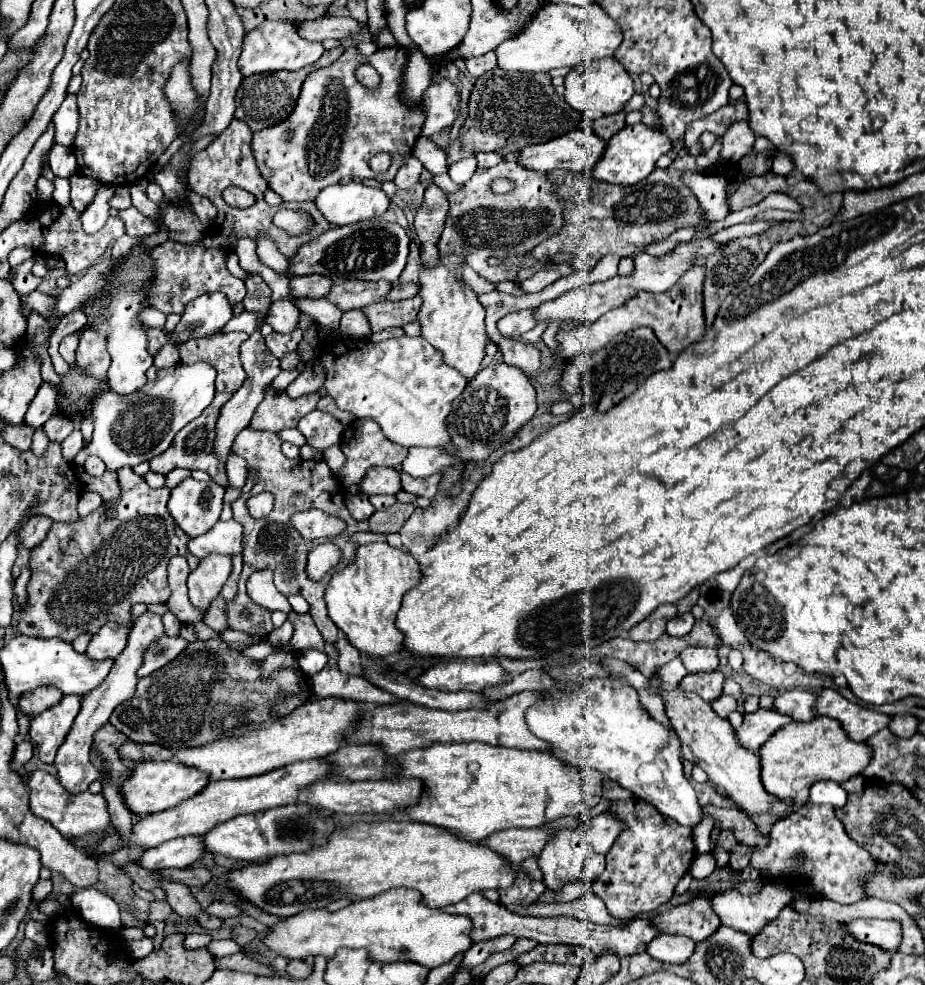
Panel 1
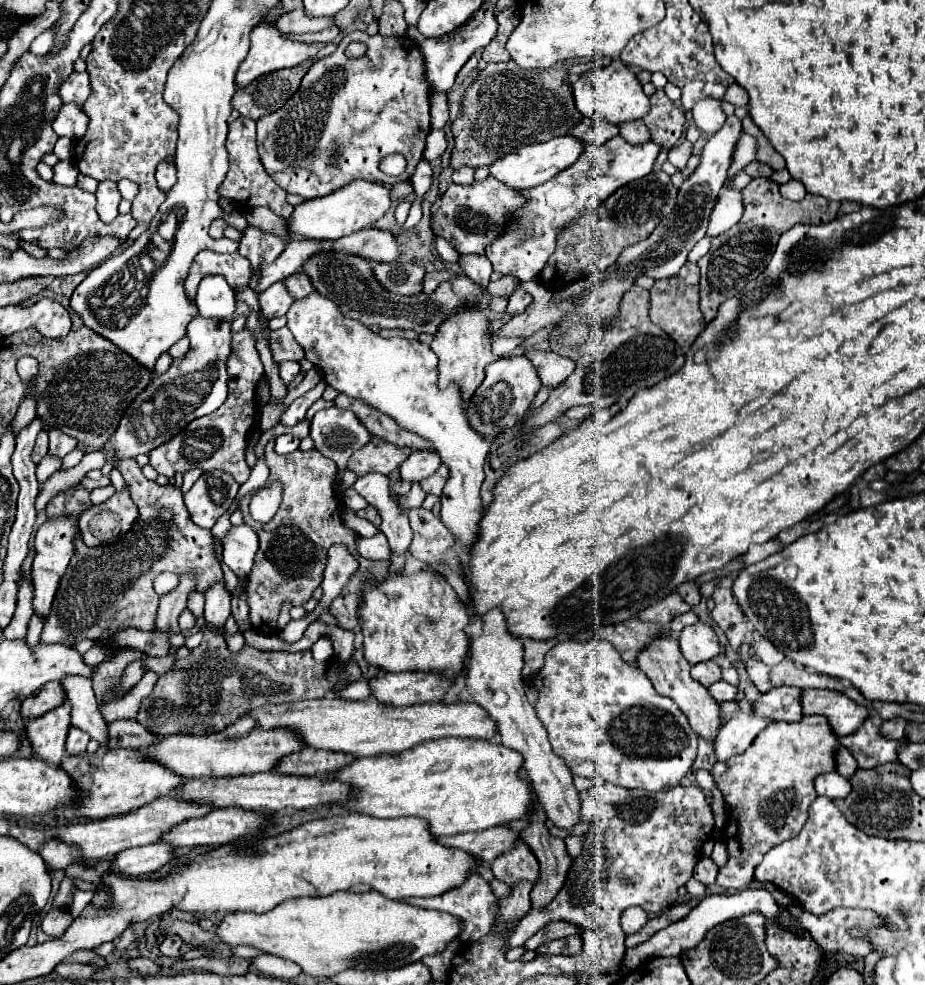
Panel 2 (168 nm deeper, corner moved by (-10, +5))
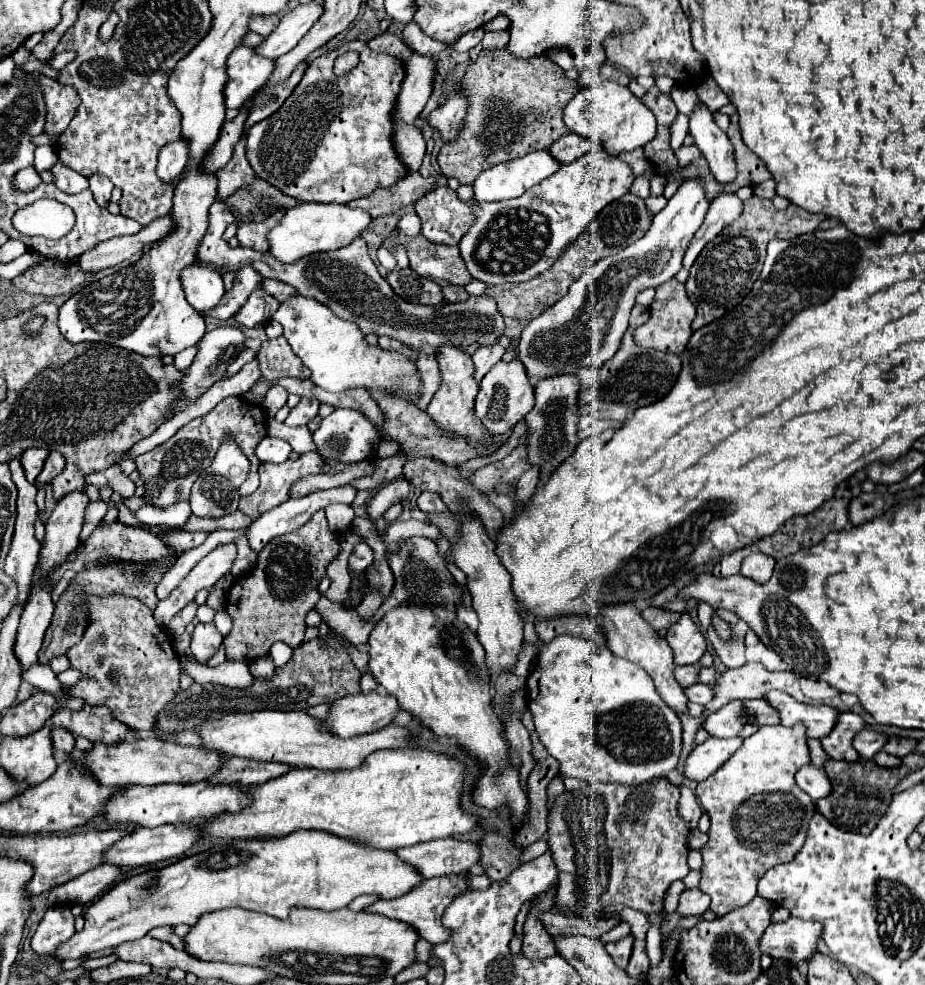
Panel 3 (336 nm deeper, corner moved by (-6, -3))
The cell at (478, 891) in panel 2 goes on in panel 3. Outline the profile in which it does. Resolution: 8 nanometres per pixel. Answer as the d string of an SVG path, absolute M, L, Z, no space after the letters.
M450 874L450 876L442 876L442 878L430 878L424 880L418 888L410 890L408 894L394 898L394 900L378 900L374 904L370 904L366 908L366 912L376 912L394 920L402 920L408 922L410 926L414 926L418 930L418 934L432 942L432 944L442 944L442 940L450 938L450 930L442 924L442 912L452 904L454 896L460 896L462 892L466 892L470 888L466 876L458 876L458 874Z

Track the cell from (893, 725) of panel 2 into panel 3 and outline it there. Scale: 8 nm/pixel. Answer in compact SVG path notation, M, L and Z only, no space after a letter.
M864 728L854 738L854 748L860 752L860 756L874 758L874 754L886 746L886 740L888 738L884 734L876 734L876 730L872 730L872 728Z

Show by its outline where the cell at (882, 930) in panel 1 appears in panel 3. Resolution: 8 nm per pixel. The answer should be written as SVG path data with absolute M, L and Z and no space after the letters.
M788 918L780 924L770 924L760 940L760 950L772 958L790 958L800 968L808 964L808 958L818 952L818 940L822 938L822 924Z

